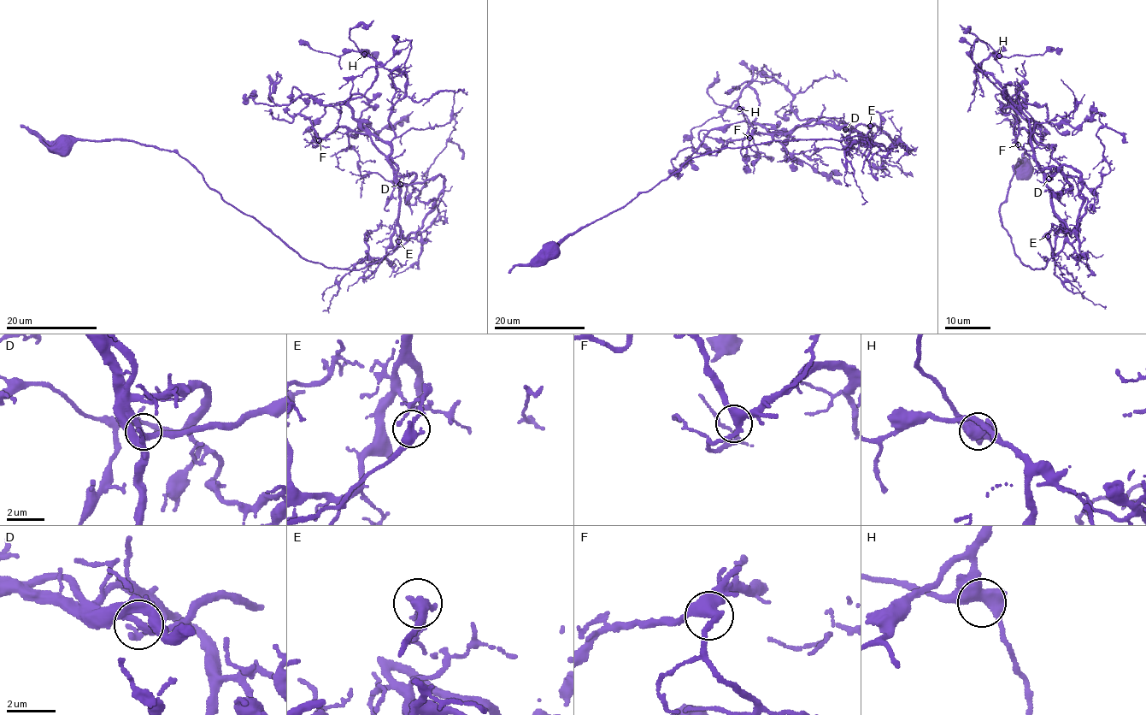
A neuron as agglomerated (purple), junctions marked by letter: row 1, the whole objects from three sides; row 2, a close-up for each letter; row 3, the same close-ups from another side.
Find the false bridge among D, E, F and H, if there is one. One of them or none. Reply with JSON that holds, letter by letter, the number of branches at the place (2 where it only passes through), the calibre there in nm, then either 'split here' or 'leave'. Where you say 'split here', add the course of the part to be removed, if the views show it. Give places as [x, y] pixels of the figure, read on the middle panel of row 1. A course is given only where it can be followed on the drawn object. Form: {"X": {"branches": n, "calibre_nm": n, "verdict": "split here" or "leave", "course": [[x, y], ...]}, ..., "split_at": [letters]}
{"D": {"branches": 2, "calibre_nm": 280, "verdict": "leave"}, "E": {"branches": 2, "calibre_nm": 400, "verdict": "leave"}, "F": {"branches": 3, "calibre_nm": 360, "verdict": "leave"}, "H": {"branches": 2, "calibre_nm": 600, "verdict": "leave"}, "split_at": []}

